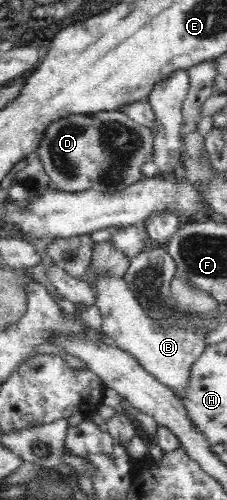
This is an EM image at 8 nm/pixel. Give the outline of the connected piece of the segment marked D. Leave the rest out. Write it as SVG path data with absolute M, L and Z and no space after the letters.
M120 110L70 114L46 128L36 152L58 190L115 194L143 177L142 166L153 160L153 140L148 127L136 123Z

